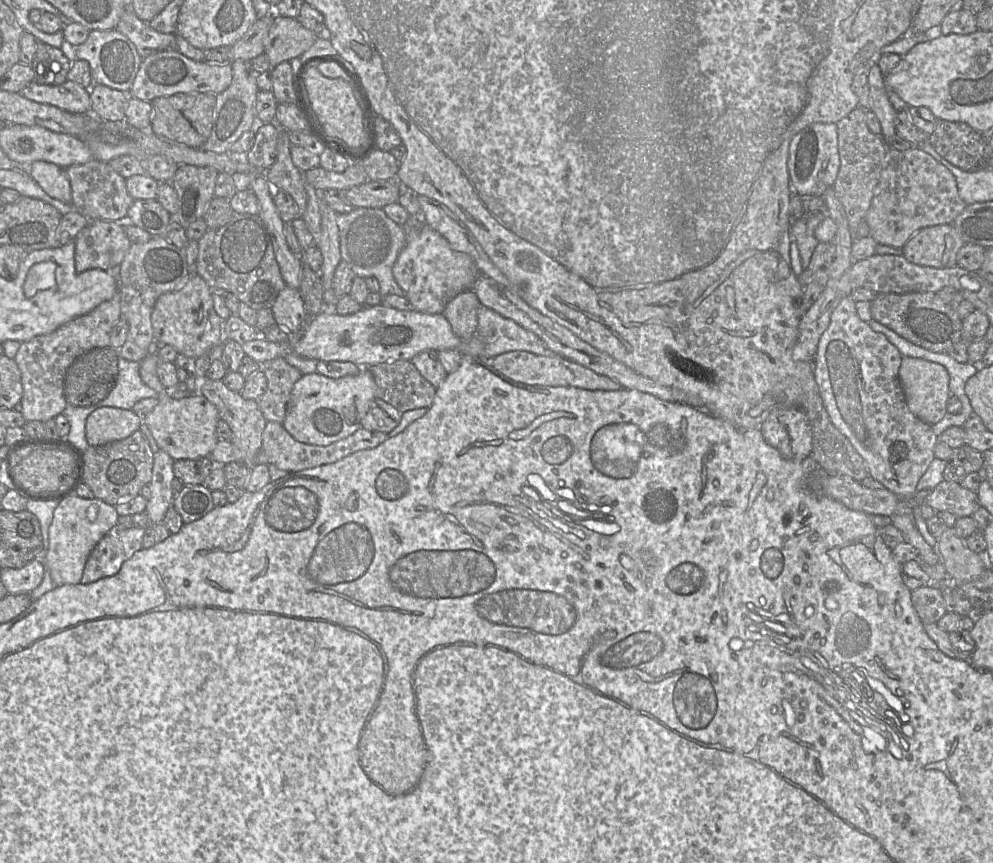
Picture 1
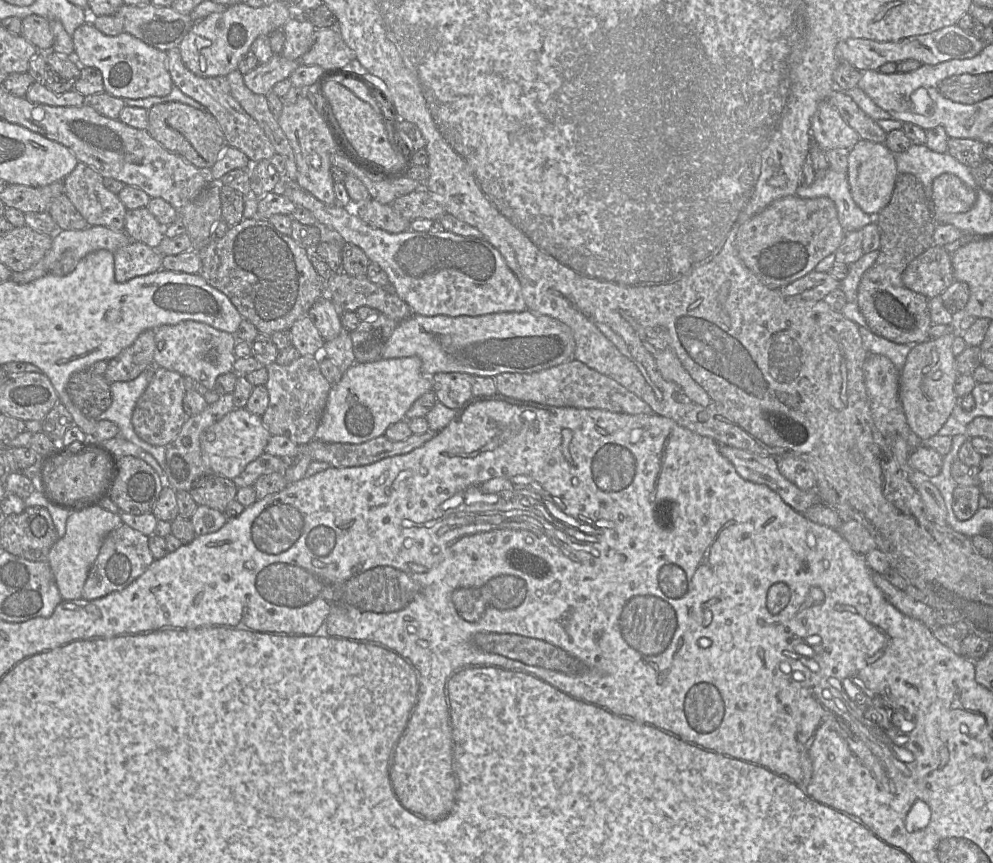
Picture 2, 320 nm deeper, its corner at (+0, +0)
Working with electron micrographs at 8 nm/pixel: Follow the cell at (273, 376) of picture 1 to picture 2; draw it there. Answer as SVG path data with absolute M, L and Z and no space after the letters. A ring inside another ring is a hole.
M319 355L300 356L288 365L279 365L275 362L265 367L268 371L265 387L268 391L269 403L266 411L261 415L264 426L271 435L285 436L297 445L309 443L314 439L332 388L320 371Z

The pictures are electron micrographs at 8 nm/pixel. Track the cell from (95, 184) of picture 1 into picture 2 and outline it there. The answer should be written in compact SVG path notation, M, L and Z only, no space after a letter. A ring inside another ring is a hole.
M78 162L63 180L64 194L89 226L124 230L127 209L116 194L106 189L103 179L93 168Z

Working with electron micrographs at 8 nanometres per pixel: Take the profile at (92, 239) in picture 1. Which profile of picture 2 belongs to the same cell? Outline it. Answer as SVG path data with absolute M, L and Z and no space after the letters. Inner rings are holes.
M131 241L113 252L114 277L118 283L159 271L163 268L162 255L146 244Z

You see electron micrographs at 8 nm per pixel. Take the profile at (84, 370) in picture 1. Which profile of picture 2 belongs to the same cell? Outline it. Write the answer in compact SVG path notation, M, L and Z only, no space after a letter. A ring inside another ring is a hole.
M89 366L69 377L66 390L84 416L96 419L112 403L110 385L104 375L91 372Z

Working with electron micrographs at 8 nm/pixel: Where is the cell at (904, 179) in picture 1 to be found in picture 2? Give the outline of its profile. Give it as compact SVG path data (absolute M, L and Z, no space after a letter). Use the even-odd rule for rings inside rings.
M943 173L937 178L934 179L932 185L932 197L931 197L931 212L937 224L945 224L941 223L941 219L946 214L955 214L955 213L964 213L969 211L975 204L977 200L976 192L967 186L960 178L951 173Z

